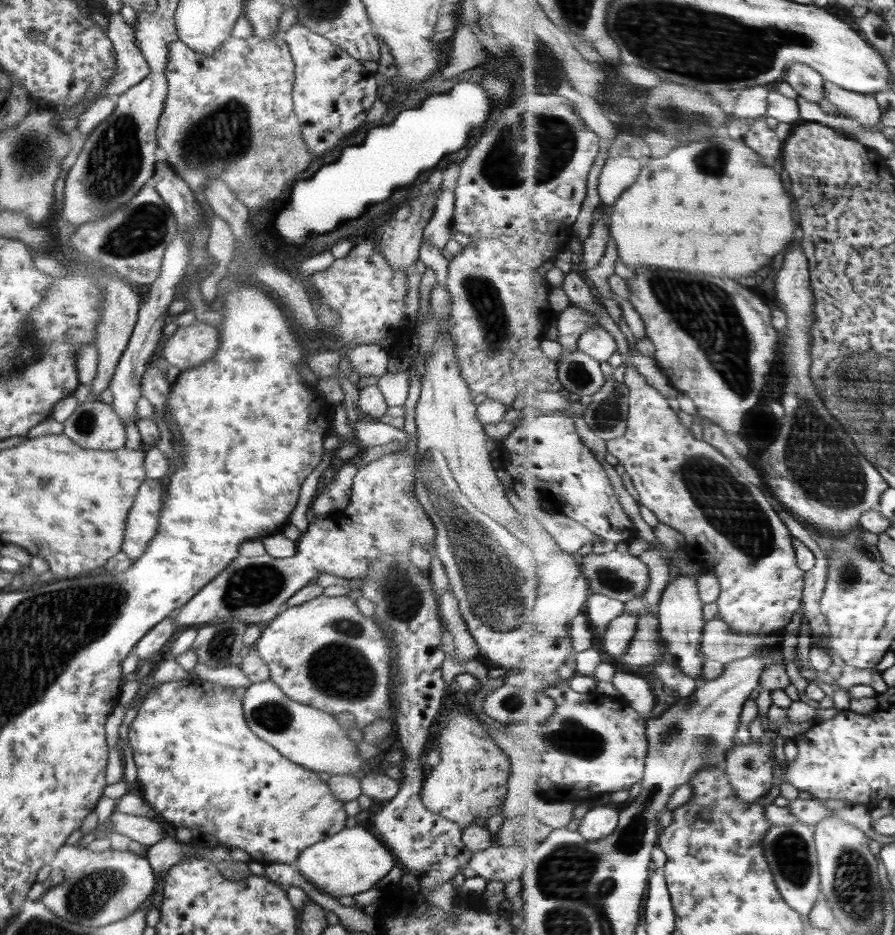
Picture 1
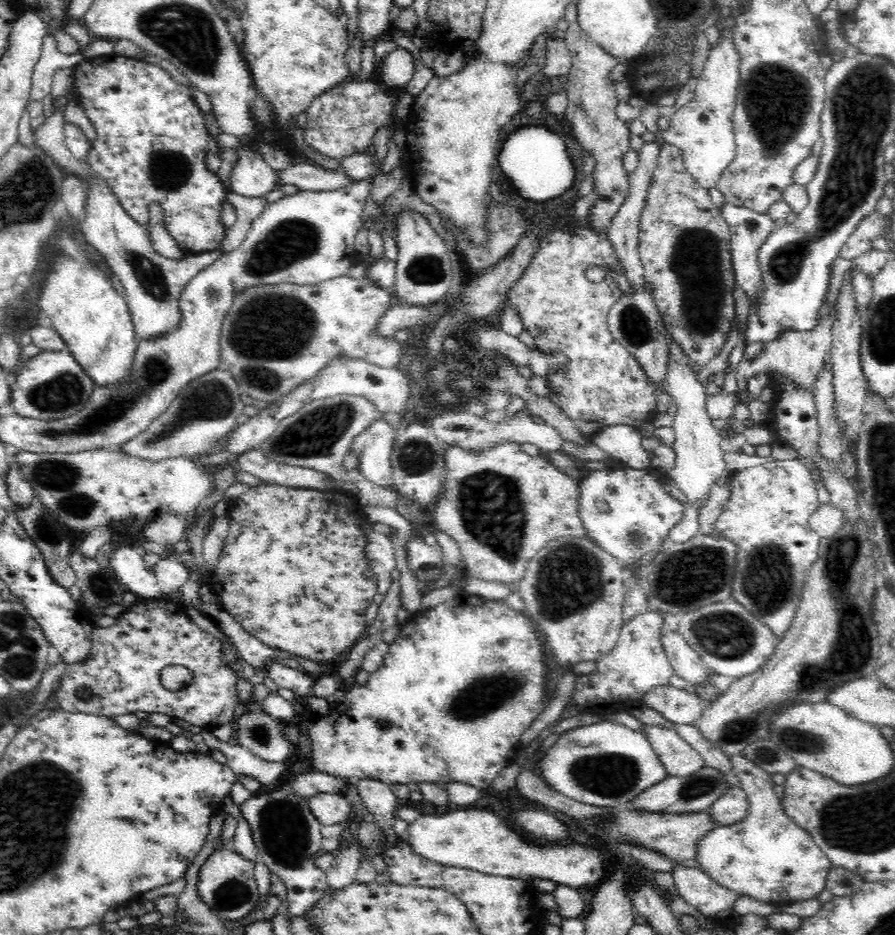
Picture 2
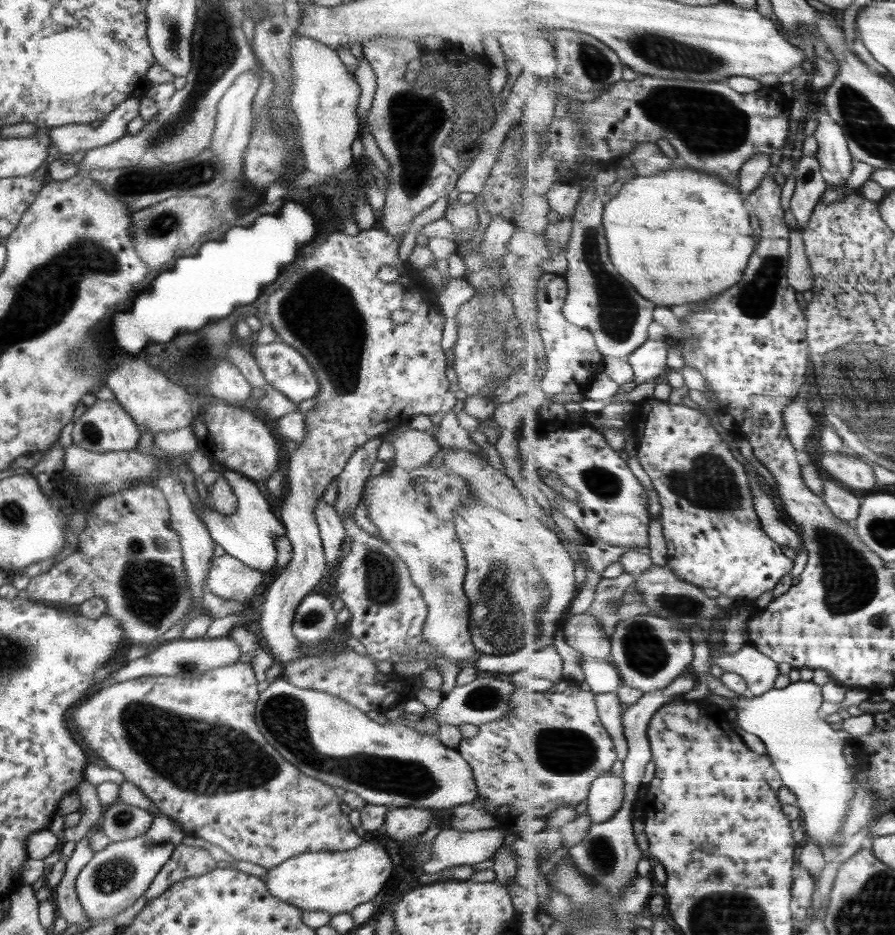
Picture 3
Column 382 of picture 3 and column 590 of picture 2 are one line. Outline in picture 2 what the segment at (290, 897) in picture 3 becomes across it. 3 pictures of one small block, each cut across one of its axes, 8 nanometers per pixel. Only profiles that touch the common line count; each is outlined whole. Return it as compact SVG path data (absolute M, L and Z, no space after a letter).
M455 810L421 812L420 816L400 834L399 840L409 842L413 851L438 864L522 879L543 878L566 884L575 890L596 890L606 876L598 850L577 842L564 844L534 843L521 834L507 816L500 817L486 810Z

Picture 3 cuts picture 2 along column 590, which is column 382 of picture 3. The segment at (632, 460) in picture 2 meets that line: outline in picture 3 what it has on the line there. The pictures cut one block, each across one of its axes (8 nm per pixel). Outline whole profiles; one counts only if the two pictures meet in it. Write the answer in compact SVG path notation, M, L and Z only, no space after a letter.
M409 429L390 433L389 439L385 438L385 434L382 439L387 440L394 447L396 467L413 469L425 465L442 447L432 435L424 431Z

